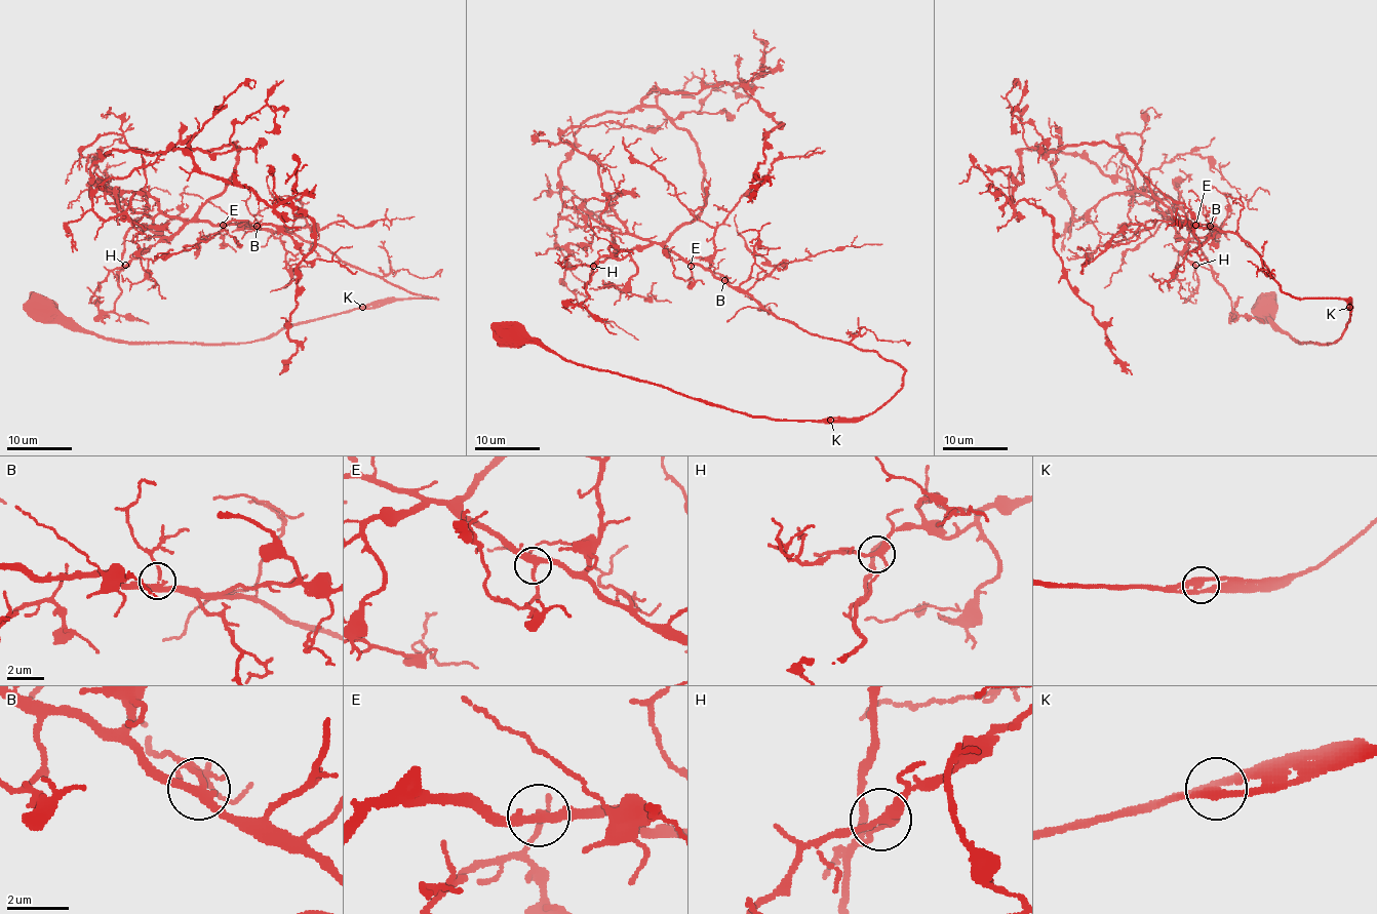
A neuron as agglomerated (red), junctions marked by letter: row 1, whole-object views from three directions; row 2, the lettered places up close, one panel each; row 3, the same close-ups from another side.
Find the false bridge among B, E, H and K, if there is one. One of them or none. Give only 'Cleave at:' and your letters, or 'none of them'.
Cleave at: none of them

